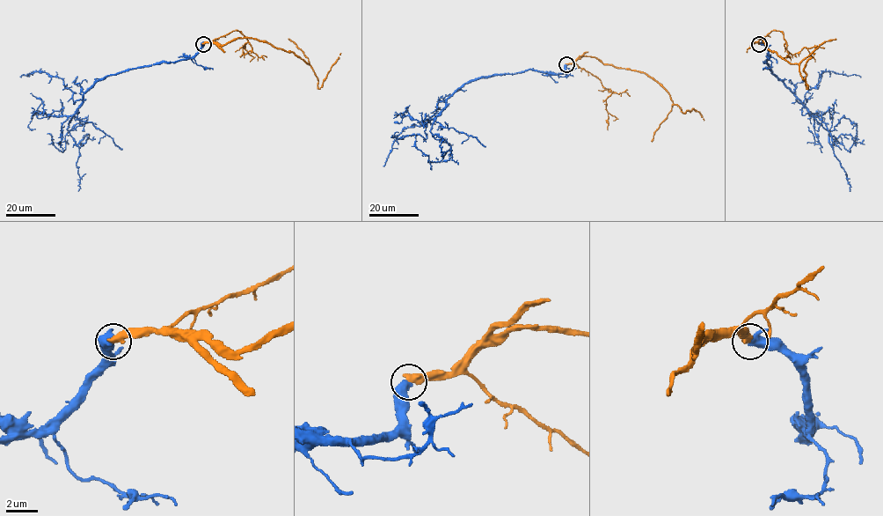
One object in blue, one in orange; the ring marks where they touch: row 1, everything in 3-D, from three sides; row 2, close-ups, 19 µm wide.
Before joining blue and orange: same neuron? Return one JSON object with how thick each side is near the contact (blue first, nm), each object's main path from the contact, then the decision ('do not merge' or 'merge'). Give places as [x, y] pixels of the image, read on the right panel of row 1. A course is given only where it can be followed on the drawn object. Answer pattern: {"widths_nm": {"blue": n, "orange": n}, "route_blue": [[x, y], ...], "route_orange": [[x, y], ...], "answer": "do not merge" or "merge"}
{"widths_nm": {"blue": 400, "orange": 480}, "route_blue": [[759, 43], [767, 47], [763, 62], [826, 129], [833, 130], [841, 118], [856, 124], [850, 151], [830, 134]], "route_orange": [[759, 43], [751, 45], [761, 38], [770, 51], [798, 64], [806, 88], [804, 67], [815, 53]], "answer": "merge"}

